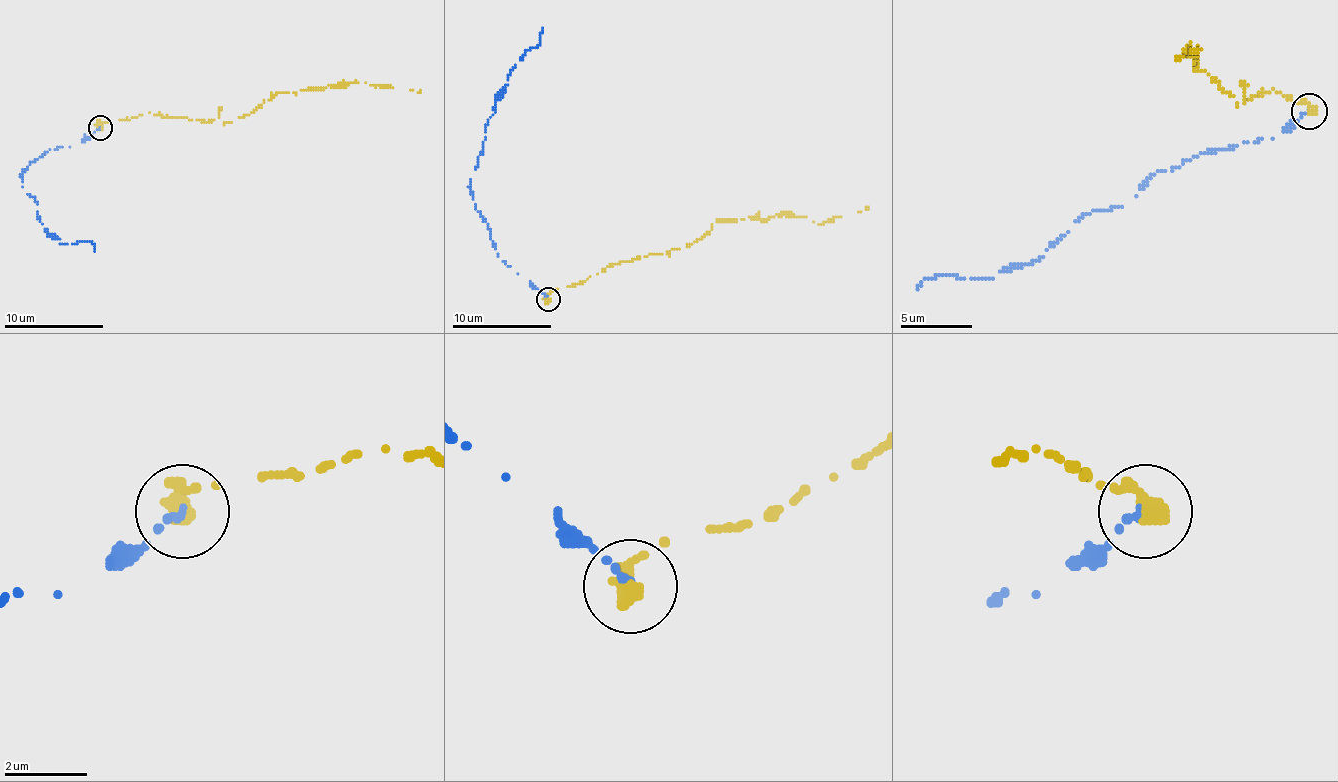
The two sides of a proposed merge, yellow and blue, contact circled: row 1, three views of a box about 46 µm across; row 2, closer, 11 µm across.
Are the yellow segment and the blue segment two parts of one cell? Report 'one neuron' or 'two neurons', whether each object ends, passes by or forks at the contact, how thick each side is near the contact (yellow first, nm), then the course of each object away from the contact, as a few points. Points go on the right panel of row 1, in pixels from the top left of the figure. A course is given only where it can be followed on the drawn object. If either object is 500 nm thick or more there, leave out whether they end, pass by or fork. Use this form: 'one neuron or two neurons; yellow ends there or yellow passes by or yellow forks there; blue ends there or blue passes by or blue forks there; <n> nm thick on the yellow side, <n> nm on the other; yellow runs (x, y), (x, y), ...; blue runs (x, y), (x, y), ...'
two neurons; yellow ends there; blue ends there; 480 nm thick on the yellow side, 180 nm on the other; yellow runs (1308, 110), (1305, 103), (1294, 103), (1273, 88), (1237, 103), (1186, 49), (1201, 49), (1176, 56); blue runs (1308, 110), (1283, 131), (1151, 178), (1122, 207), (1082, 214), (1029, 264), (917, 289)

